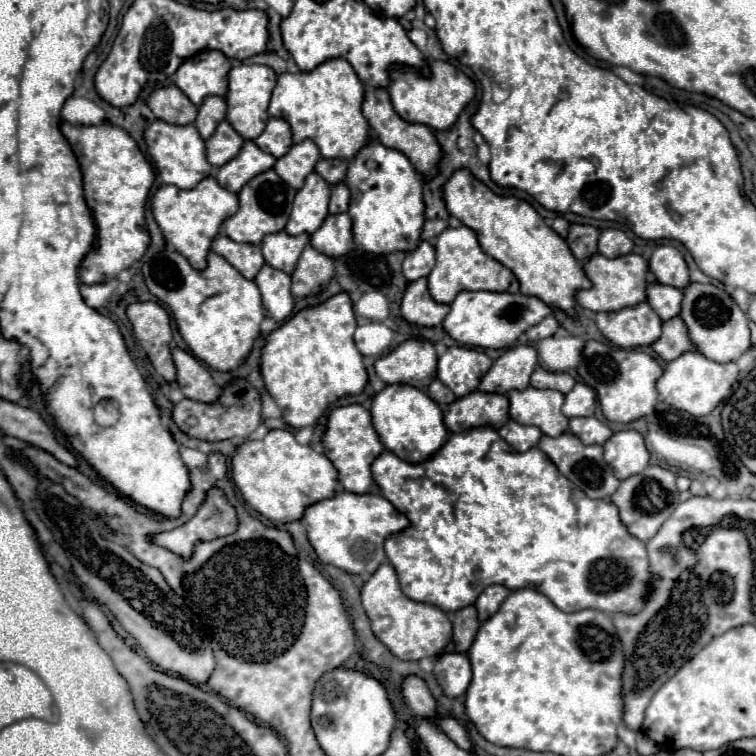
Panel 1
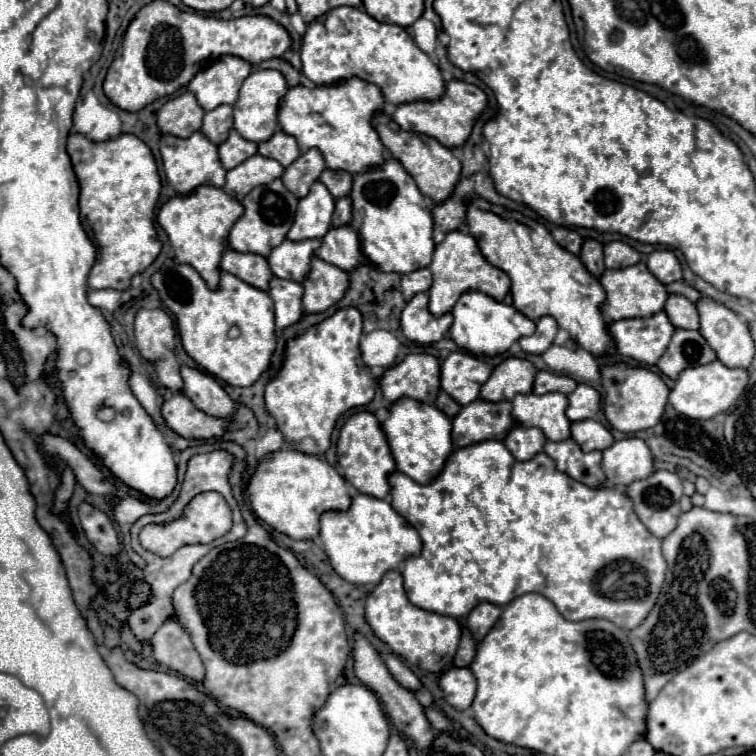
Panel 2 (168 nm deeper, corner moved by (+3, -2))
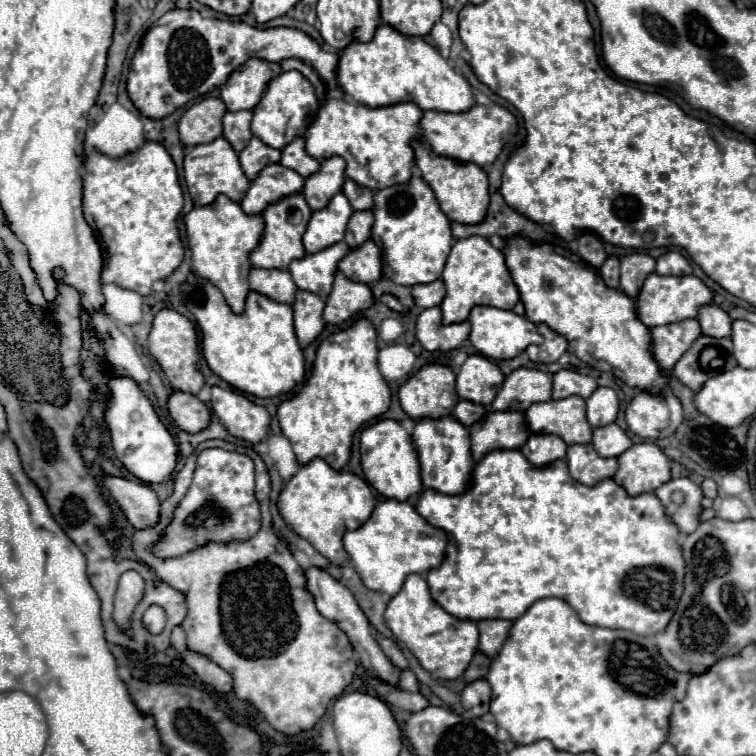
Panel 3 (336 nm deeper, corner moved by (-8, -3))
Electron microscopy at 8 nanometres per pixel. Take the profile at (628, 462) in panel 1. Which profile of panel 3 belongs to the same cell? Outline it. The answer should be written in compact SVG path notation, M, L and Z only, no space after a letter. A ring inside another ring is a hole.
M642 442L642 444L630 446L624 454L618 456L618 464L620 464L620 468L618 468L614 480L622 488L626 488L626 492L632 496L642 494L642 492L652 492L660 484L670 480L670 462L668 462L666 454L654 442Z

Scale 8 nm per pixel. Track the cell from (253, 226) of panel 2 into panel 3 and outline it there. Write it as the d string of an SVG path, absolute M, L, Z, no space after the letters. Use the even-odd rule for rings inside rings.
M290 194L278 202L268 204L262 210L262 218L264 218L264 234L258 242L258 246L252 250L250 254L250 262L256 268L280 268L286 270L288 262L292 262L292 258L302 258L306 254L304 246L302 246L302 234L306 230L308 218L310 218L312 210L306 204L302 194Z

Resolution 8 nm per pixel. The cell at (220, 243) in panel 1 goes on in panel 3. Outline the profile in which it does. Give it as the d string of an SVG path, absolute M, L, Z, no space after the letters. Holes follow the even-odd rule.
M250 268L250 288L284 304L294 302L296 294L296 284L292 278L288 278L288 270L264 270L264 268Z

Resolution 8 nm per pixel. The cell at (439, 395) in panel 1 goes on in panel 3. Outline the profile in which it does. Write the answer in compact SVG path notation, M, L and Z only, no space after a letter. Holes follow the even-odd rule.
M460 400L454 406L454 418L458 422L462 422L464 426L472 426L472 422L478 422L484 414L486 414L486 408L484 406L474 404L474 402L468 402L468 400Z

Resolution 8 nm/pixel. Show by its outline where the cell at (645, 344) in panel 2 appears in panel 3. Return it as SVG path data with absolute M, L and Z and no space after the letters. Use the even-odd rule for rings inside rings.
M680 320L668 326L656 326L652 332L652 356L660 368L672 370L680 356L702 334L696 320Z

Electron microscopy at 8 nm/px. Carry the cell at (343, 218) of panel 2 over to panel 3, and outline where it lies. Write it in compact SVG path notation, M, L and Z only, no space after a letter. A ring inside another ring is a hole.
M370 210L354 212L348 222L344 242L348 242L350 248L356 248L358 244L370 238L370 228L372 228L372 212Z

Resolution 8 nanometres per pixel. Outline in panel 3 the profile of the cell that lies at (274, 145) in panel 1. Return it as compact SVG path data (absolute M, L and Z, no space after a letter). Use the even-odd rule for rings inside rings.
M294 138L288 146L282 148L280 164L286 166L286 168L296 170L302 178L314 174L314 172L320 168L320 162L306 152L306 148L304 148L304 138Z

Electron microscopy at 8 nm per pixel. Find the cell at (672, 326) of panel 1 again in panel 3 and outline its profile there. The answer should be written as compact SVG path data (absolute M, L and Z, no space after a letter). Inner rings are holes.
M700 336L692 348L676 362L672 374L690 390L698 390L710 376L736 366L730 338Z

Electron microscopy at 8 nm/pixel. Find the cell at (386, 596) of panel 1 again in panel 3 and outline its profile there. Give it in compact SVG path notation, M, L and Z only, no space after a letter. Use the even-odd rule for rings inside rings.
M410 574L402 586L402 590L392 596L384 612L386 626L392 630L398 642L402 642L414 656L420 666L428 670L436 678L454 680L464 674L470 664L476 648L478 648L478 628L476 622L458 620L446 614L428 592L428 584L420 574Z

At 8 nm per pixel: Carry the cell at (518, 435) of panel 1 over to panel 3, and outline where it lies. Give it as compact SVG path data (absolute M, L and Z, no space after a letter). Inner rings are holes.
M532 434L528 442L520 448L520 452L534 466L546 466L558 458L566 456L566 444L556 434Z

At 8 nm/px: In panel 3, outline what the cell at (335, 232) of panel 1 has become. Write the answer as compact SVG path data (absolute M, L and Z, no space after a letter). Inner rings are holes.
M366 240L358 248L352 248L342 260L340 260L340 272L346 274L348 278L364 284L372 284L382 276L382 258L380 258L380 248L372 242Z

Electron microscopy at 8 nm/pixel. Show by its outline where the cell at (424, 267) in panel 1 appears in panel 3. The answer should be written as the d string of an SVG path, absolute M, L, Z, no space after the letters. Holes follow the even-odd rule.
M434 280L430 284L414 284L412 286L412 296L416 306L420 308L430 308L430 306L438 306L442 302L446 294L444 282L442 280Z

